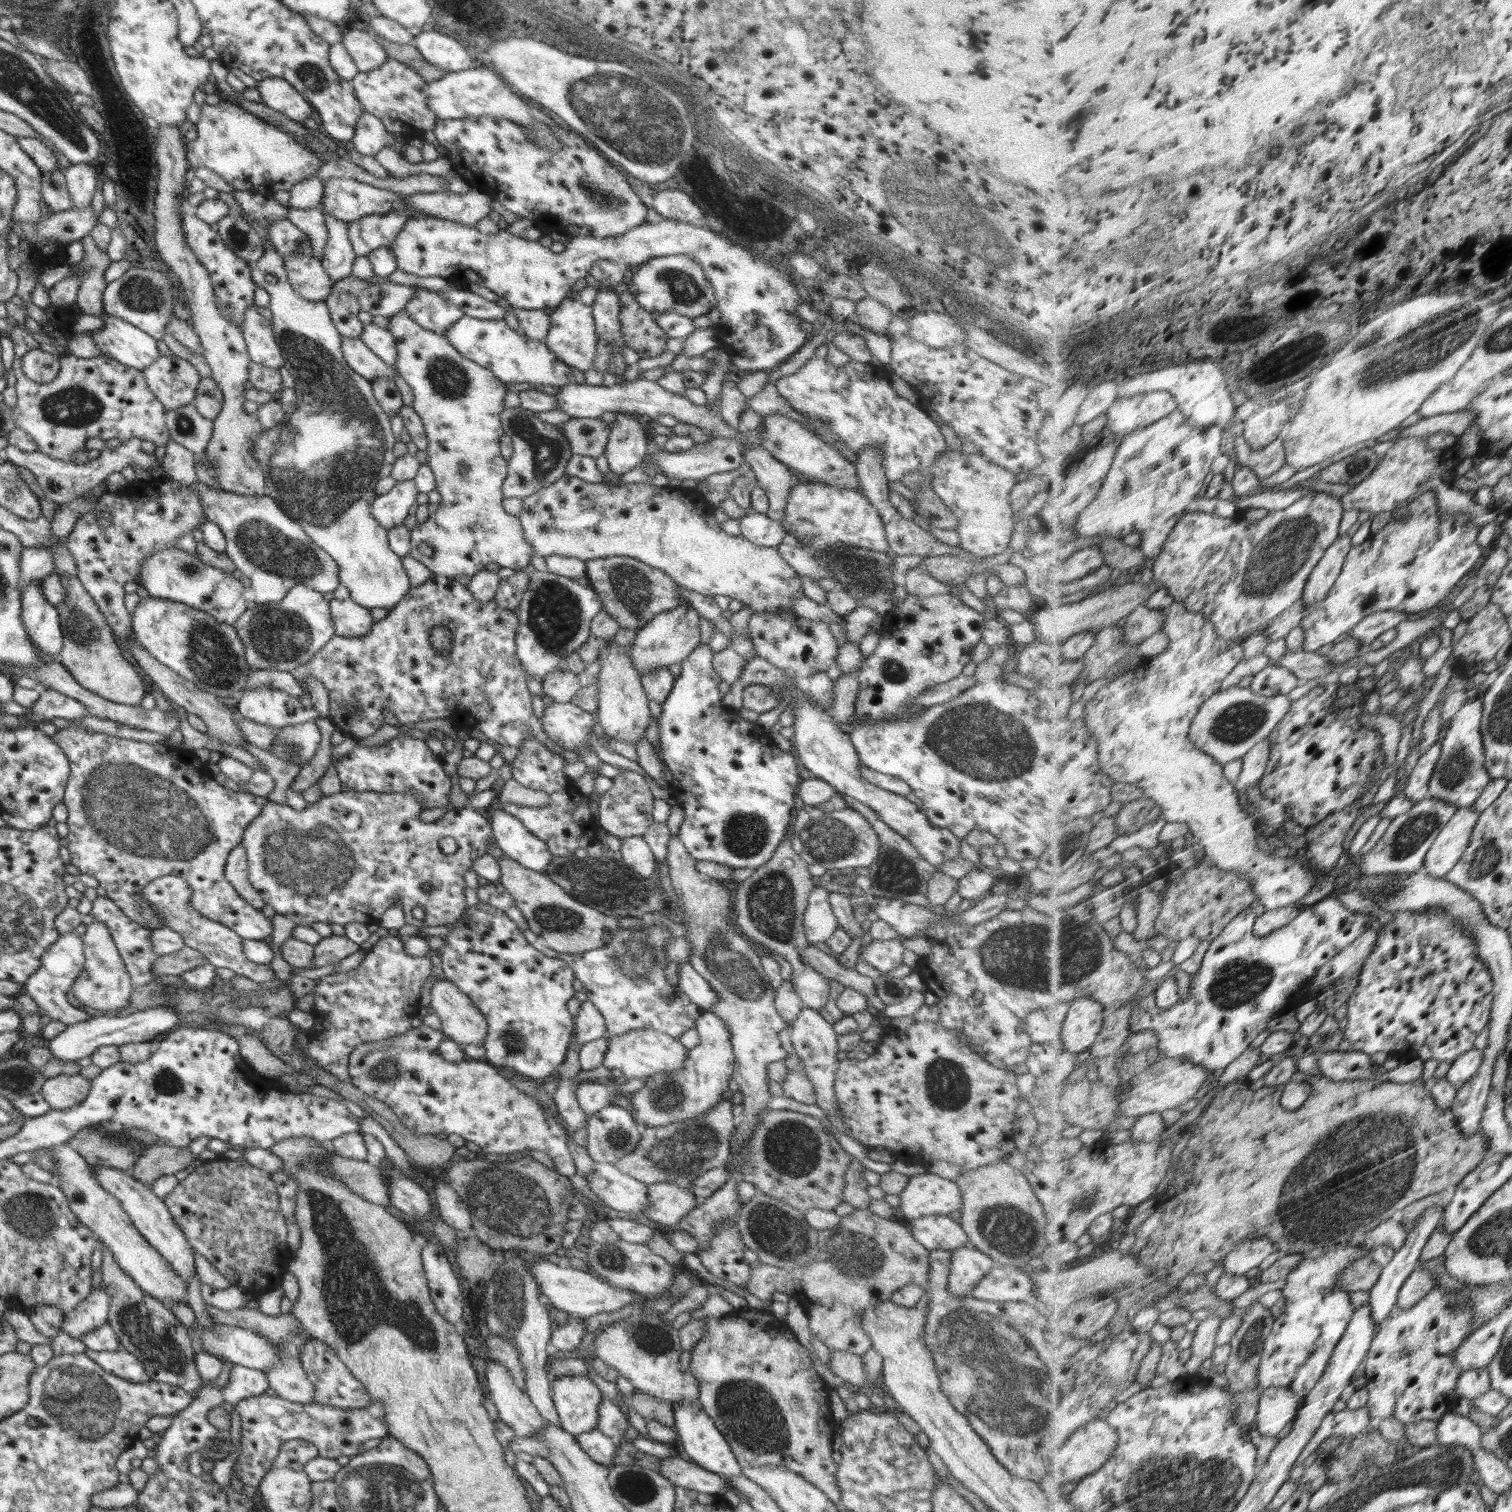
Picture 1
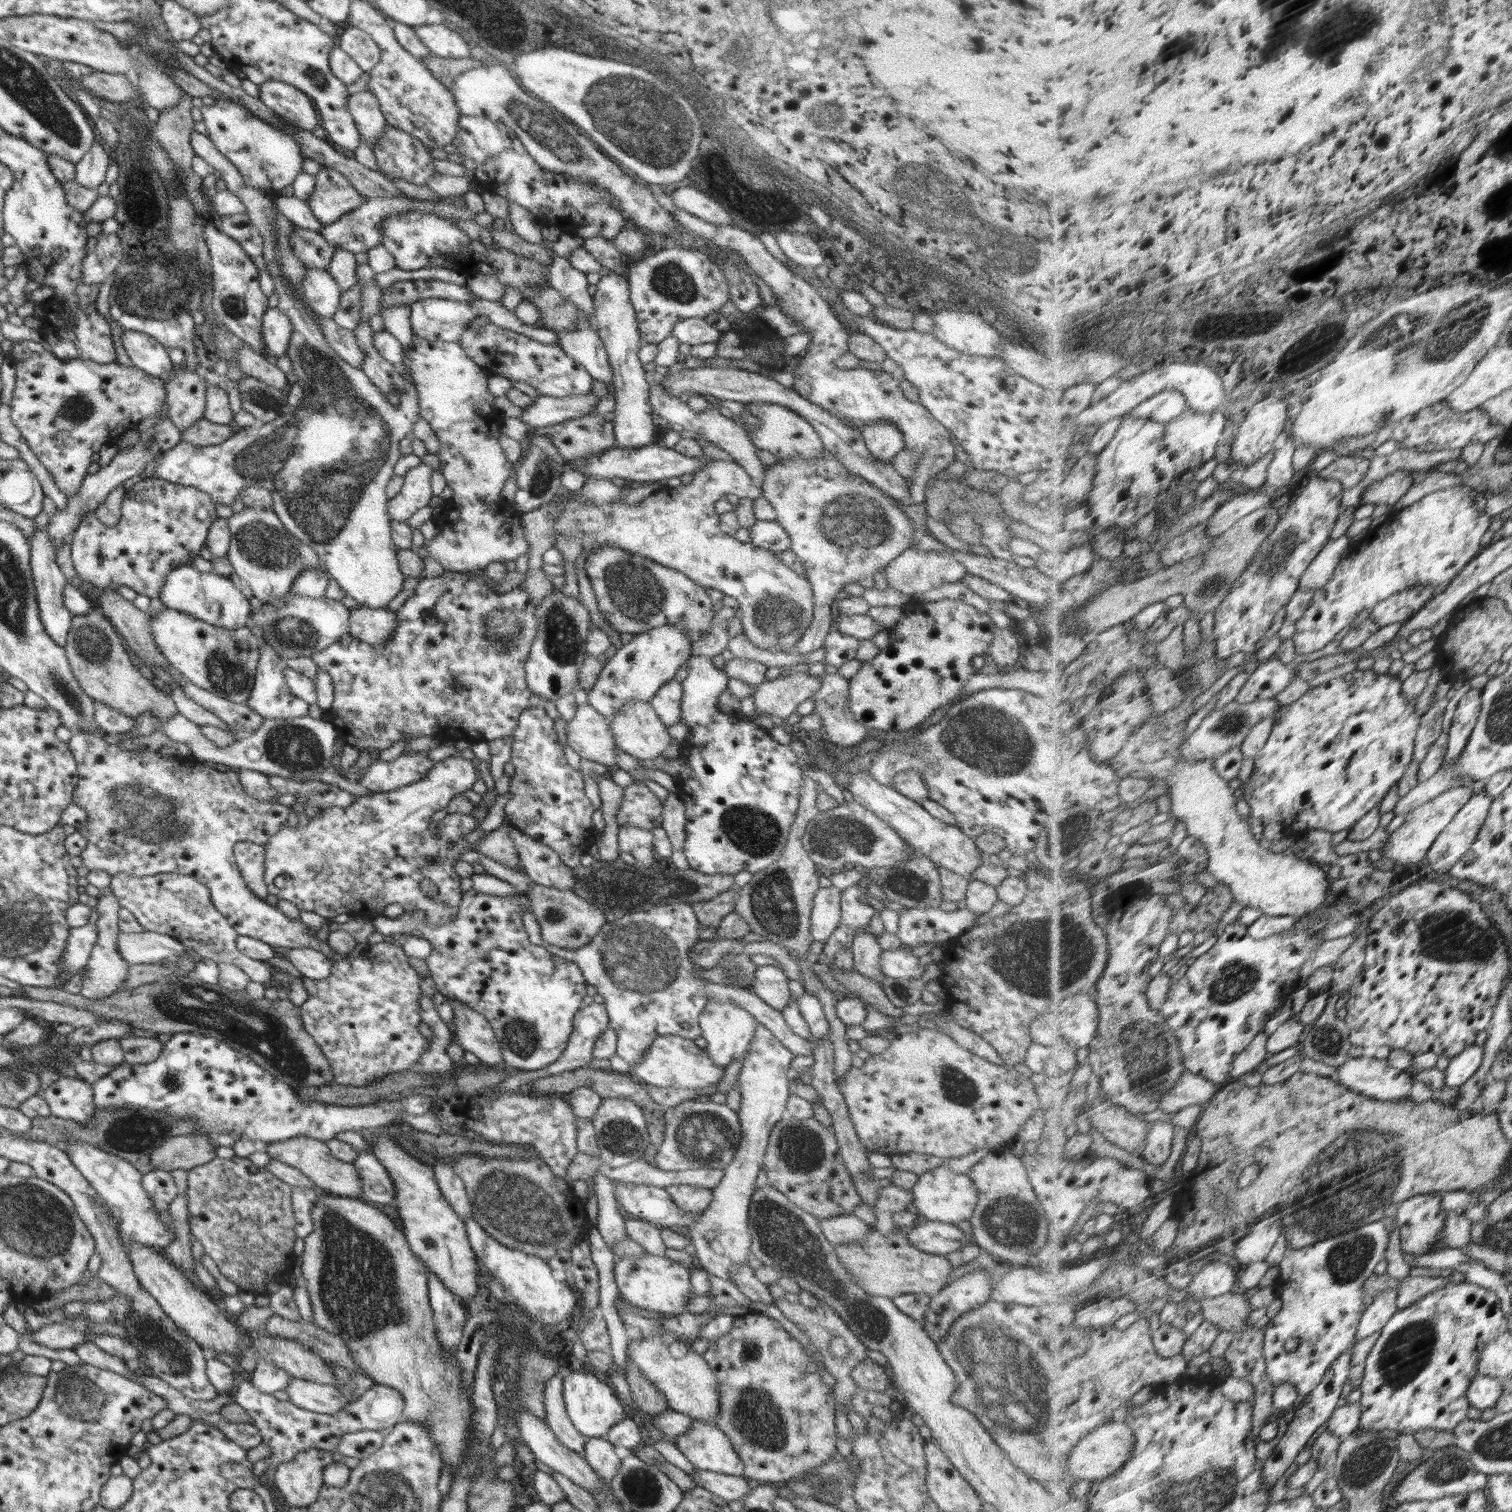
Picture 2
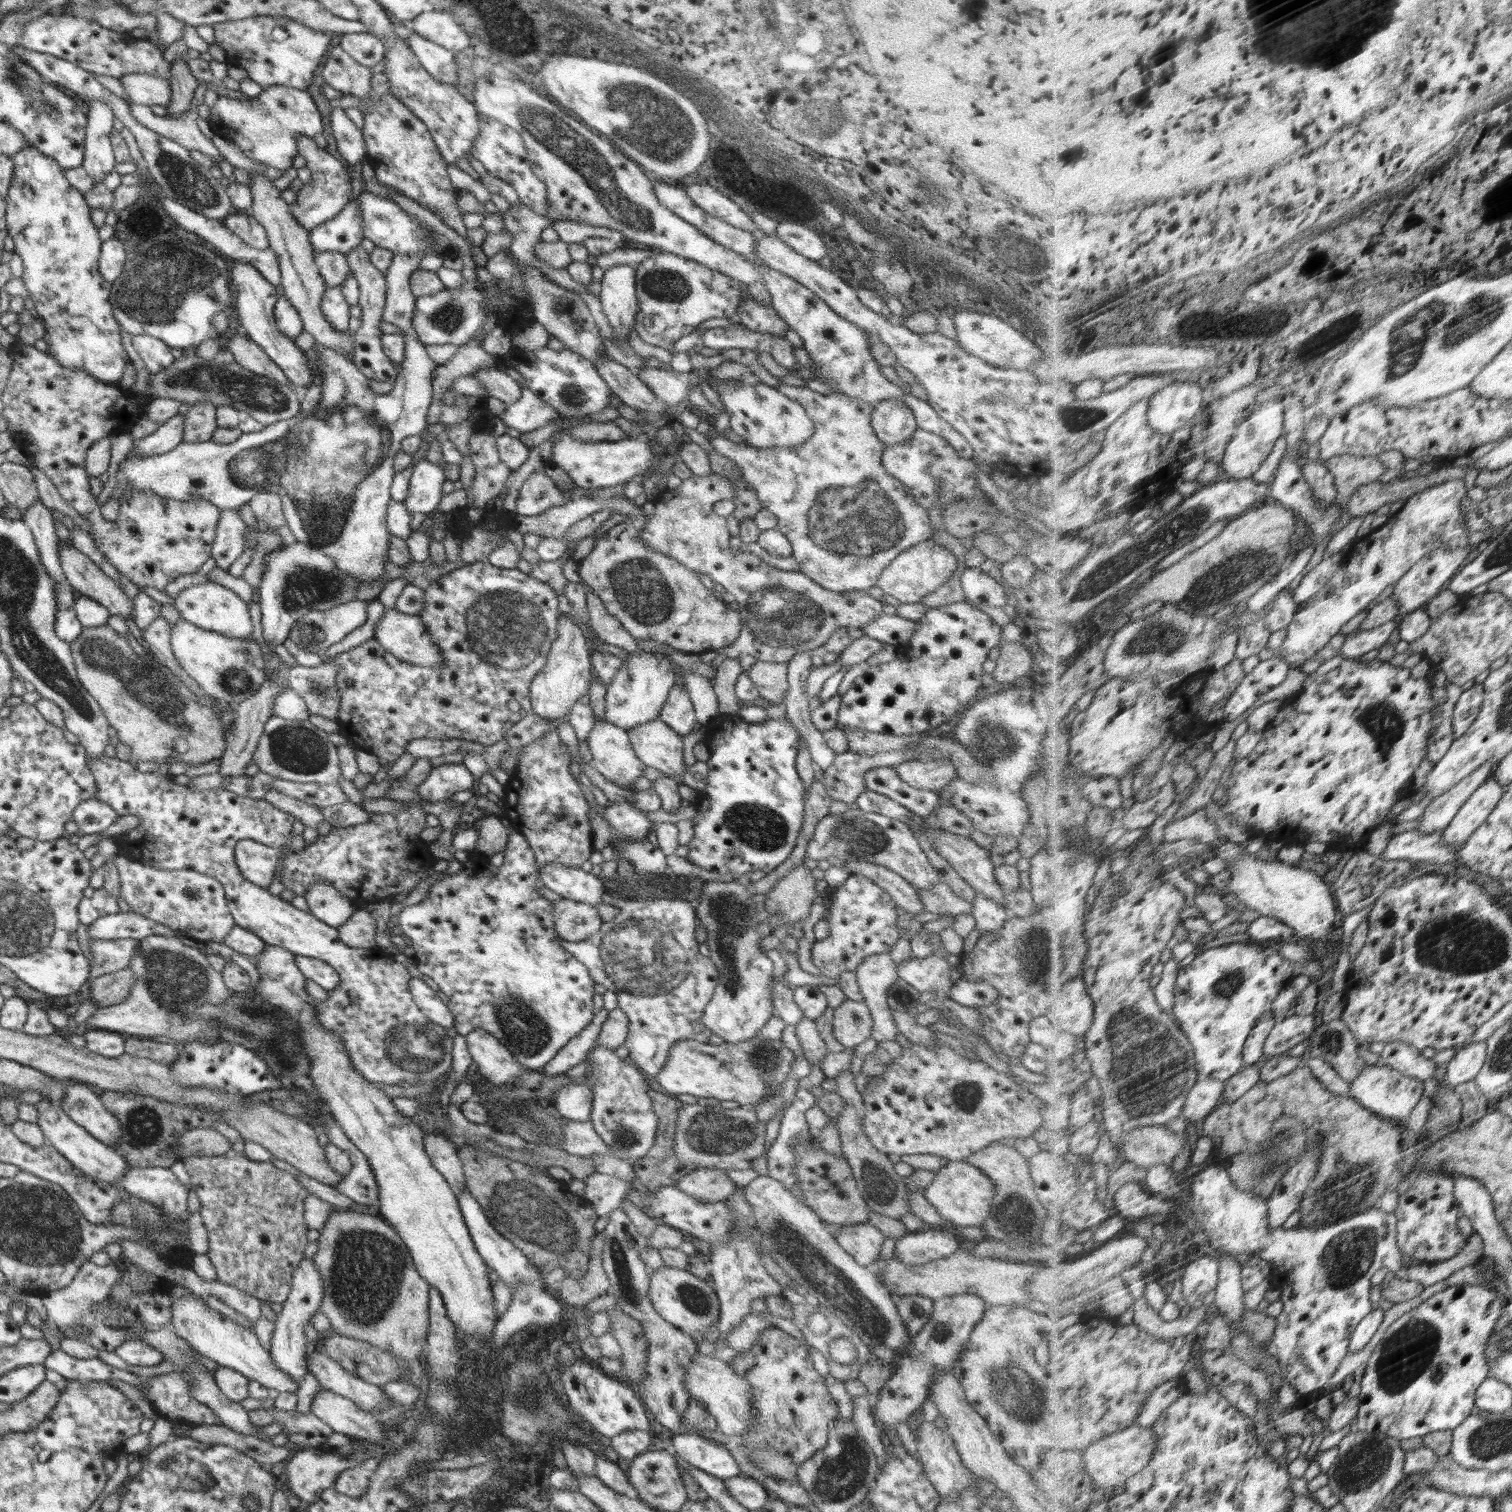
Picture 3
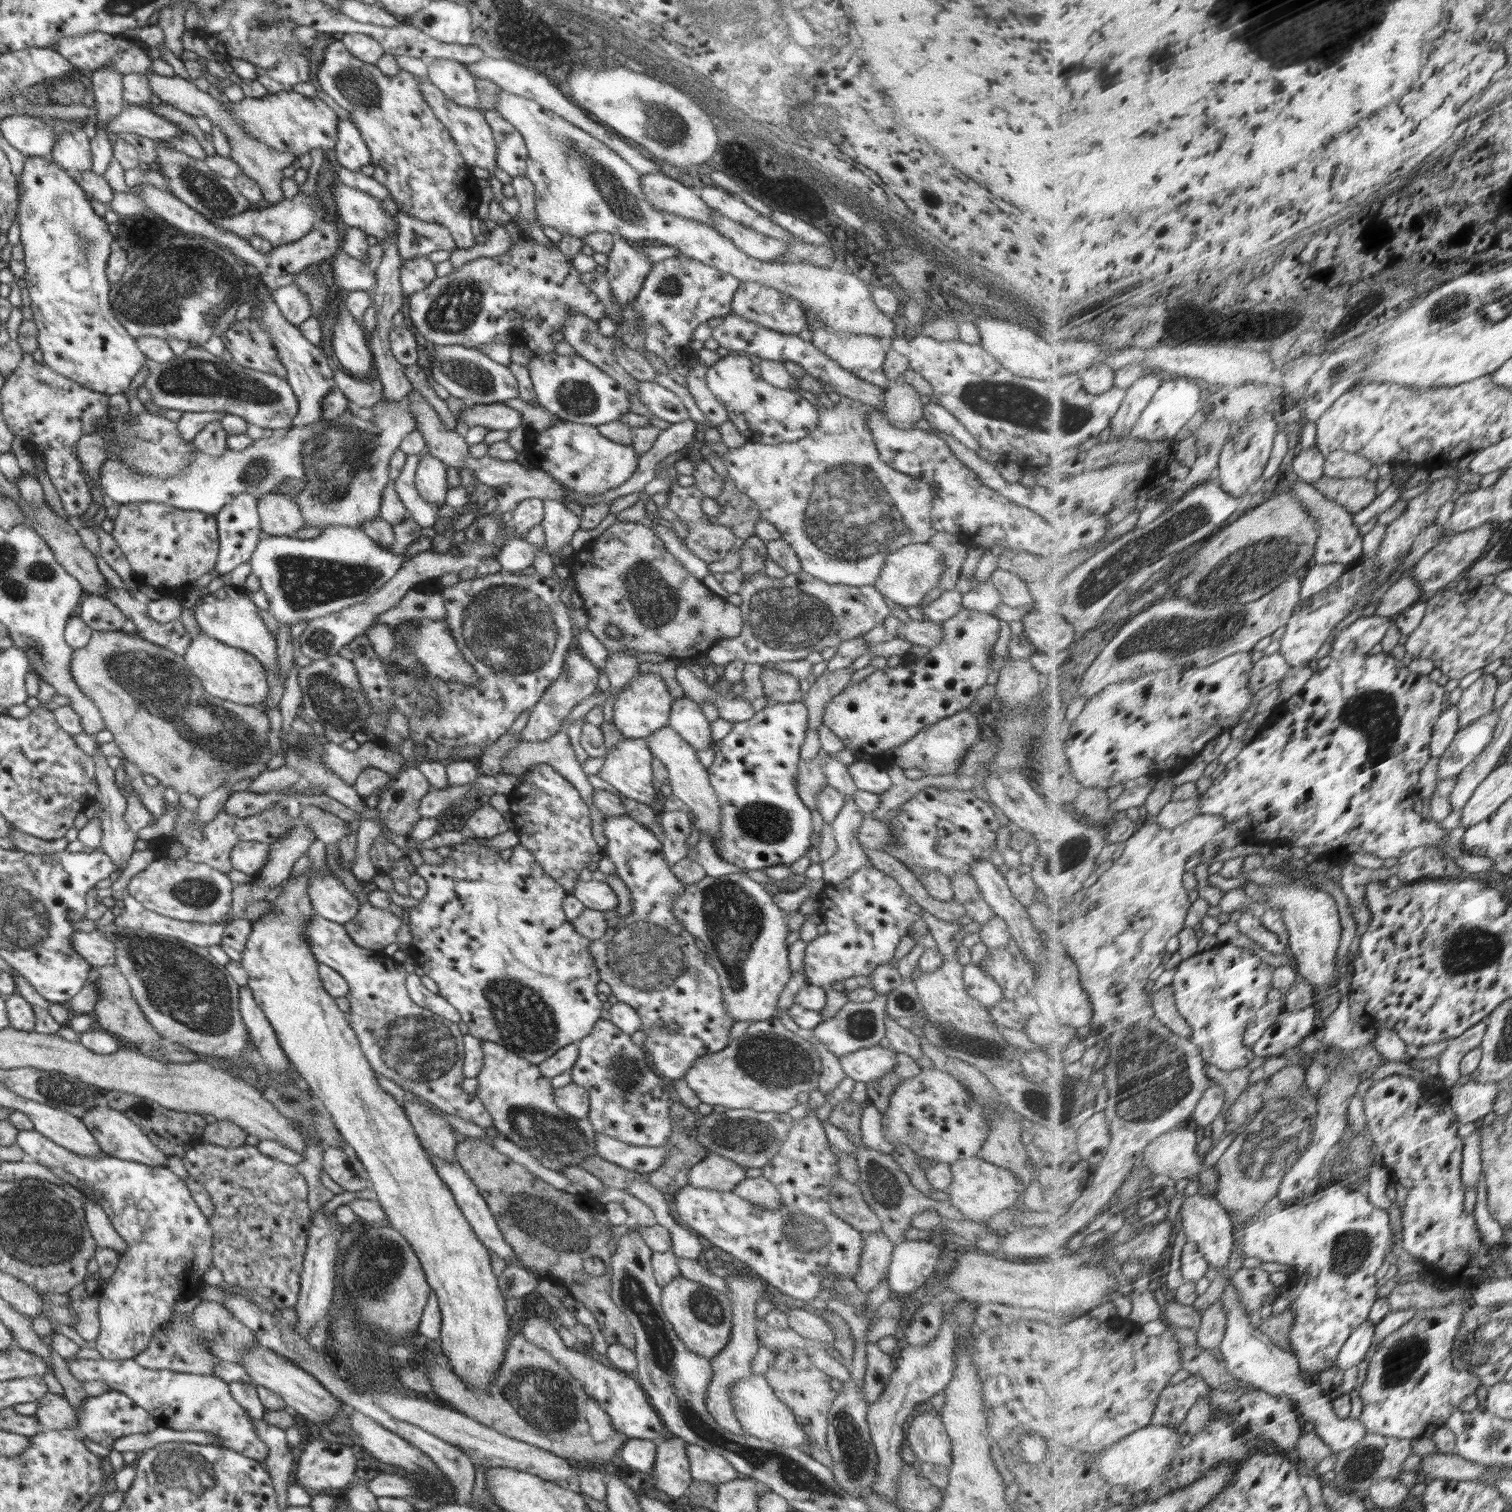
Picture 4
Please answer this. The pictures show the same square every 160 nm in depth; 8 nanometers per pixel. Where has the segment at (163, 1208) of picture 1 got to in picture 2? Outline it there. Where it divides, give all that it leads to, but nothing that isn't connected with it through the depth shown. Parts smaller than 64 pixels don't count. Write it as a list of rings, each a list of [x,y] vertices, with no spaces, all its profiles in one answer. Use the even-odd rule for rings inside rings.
[[[86,1141],[69,1142],[64,1151],[74,1167],[80,1171],[104,1202],[120,1214],[119,1236],[125,1248],[131,1240],[159,1250],[164,1250],[172,1242],[171,1232],[165,1222],[160,1220],[153,1204],[154,1200],[142,1188],[143,1174],[138,1169],[128,1164],[126,1160],[108,1154],[105,1150],[100,1150],[100,1147],[88,1144]]]

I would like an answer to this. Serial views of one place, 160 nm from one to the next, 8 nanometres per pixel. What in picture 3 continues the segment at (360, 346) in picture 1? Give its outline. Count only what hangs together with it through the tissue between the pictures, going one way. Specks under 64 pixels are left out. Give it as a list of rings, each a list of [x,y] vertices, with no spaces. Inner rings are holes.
[[[252,173],[249,187],[253,196],[249,213],[265,228],[268,247],[278,255],[281,272],[280,286],[284,288],[284,296],[301,316],[304,330],[309,332],[316,342],[334,349],[337,353],[341,352],[341,356],[350,358],[352,353],[348,352],[353,348],[352,333],[334,330],[320,308],[325,293],[325,280],[315,263],[315,250],[310,245],[309,231],[292,216],[291,206],[274,187],[273,180],[260,173]]]

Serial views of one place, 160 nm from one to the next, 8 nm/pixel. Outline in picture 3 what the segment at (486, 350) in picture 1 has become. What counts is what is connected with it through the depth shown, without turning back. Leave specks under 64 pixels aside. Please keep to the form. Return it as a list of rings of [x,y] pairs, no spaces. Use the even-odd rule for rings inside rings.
[[[544,346],[542,350],[537,352],[536,350],[532,351],[513,347],[505,356],[497,356],[497,358],[497,366],[515,368],[525,378],[525,386],[532,390],[532,392],[535,392],[544,403],[554,407],[562,418],[594,415],[609,406],[610,387],[604,382],[604,379],[600,376],[593,363],[587,358],[572,352],[572,350],[564,348],[563,350],[556,351]]]

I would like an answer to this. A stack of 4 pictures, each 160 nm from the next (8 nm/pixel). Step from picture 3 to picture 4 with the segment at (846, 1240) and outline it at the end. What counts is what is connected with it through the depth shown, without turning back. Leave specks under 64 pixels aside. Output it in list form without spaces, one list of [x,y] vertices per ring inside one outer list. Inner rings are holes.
[[[863,1233],[863,1251],[854,1280],[860,1290],[870,1292],[887,1277],[895,1244],[883,1233]]]

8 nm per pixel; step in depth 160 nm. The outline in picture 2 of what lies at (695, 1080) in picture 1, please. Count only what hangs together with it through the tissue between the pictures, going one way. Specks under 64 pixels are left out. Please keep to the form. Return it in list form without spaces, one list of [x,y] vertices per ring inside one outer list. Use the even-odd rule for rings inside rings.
[[[732,1001],[708,1002],[698,1018],[702,1038],[706,1040],[708,1056],[721,1067],[726,1068],[734,1060],[742,1059],[751,1048],[752,1037],[756,1033],[756,1020],[739,1004]]]

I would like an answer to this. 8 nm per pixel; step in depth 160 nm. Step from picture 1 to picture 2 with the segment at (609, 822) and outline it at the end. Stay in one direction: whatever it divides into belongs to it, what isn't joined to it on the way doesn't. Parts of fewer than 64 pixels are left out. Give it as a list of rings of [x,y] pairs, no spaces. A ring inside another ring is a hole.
[[[633,782],[623,789],[623,799],[616,815],[617,824],[652,831],[662,824],[661,810],[660,800],[644,782]]]

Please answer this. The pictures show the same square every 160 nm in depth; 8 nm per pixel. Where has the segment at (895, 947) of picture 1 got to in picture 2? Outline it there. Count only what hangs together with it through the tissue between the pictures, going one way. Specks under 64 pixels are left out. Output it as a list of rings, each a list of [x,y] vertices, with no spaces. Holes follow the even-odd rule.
[[[908,948],[884,950],[880,955],[882,974],[888,978],[922,978],[925,968],[920,966],[918,958]]]

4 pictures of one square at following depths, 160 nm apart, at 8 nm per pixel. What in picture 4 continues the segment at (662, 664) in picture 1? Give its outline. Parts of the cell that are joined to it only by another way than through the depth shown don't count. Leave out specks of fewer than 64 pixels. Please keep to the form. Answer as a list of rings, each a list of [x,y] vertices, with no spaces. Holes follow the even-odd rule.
[[[641,673],[630,680],[628,687],[616,696],[614,701],[613,722],[612,725],[616,727],[625,738],[640,738],[646,739],[653,732],[660,730],[666,726],[669,721],[669,714],[671,711],[671,704],[673,703],[666,684],[656,673]]]

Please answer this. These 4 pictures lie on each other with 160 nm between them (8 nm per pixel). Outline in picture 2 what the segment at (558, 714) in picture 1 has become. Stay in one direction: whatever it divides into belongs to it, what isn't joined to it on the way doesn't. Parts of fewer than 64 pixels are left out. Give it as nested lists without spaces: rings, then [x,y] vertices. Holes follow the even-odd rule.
[[[588,702],[577,705],[574,718],[567,724],[567,739],[569,742],[568,745],[571,746],[581,758],[598,762],[607,767],[609,772],[618,768],[618,755],[616,755],[616,750],[614,749],[618,744],[608,719],[604,718],[599,712],[596,712]]]

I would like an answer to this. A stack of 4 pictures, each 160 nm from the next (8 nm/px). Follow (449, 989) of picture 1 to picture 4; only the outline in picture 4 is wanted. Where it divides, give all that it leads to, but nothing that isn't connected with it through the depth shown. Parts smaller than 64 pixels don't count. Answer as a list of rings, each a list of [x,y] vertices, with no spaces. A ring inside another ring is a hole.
[[[481,1040],[483,1052],[483,1067],[480,1074],[476,1076],[478,1088],[475,1095],[480,1098],[486,1110],[491,1114],[494,1128],[501,1137],[512,1140],[520,1148],[537,1159],[556,1159],[562,1166],[573,1166],[580,1163],[582,1158],[595,1156],[597,1132],[587,1119],[577,1119],[566,1114],[557,1104],[554,1098],[553,1087],[549,1079],[545,1079],[538,1065],[528,1062],[525,1058],[506,1050],[503,1046]]]

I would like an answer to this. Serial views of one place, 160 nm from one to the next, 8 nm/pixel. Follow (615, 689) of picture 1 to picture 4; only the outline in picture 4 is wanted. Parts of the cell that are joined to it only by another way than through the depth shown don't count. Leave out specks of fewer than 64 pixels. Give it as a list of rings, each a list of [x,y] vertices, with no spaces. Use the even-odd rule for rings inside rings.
[[[668,725],[653,732],[645,739],[654,758],[661,760],[669,772],[672,794],[684,802],[685,808],[694,815],[695,829],[706,836],[715,836],[721,830],[721,814],[718,795],[709,781],[708,771],[698,760],[696,751]]]

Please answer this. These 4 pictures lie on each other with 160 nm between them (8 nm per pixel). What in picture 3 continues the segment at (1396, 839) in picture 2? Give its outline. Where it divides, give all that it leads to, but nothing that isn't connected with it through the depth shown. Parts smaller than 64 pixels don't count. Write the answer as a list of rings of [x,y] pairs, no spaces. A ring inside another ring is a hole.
[[[1494,761],[1484,763],[1470,777],[1436,798],[1421,818],[1421,826],[1417,830],[1427,835],[1445,831],[1474,793],[1494,776],[1496,767]]]

